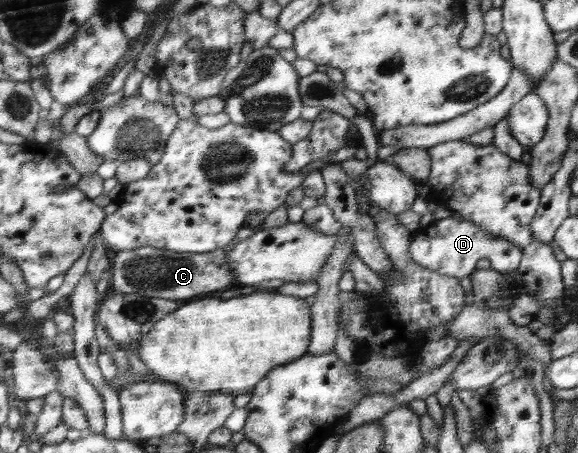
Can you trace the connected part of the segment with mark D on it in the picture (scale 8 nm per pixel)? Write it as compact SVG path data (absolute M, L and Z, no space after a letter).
M452 216L432 221L415 232L410 245L410 255L415 263L419 263L429 271L438 272L439 275L447 275L459 280L477 270L477 261L483 258L489 259L491 268L495 271L510 272L518 269L521 265L522 253L521 247L515 247L507 239L489 235L478 224L464 218L459 221Z

